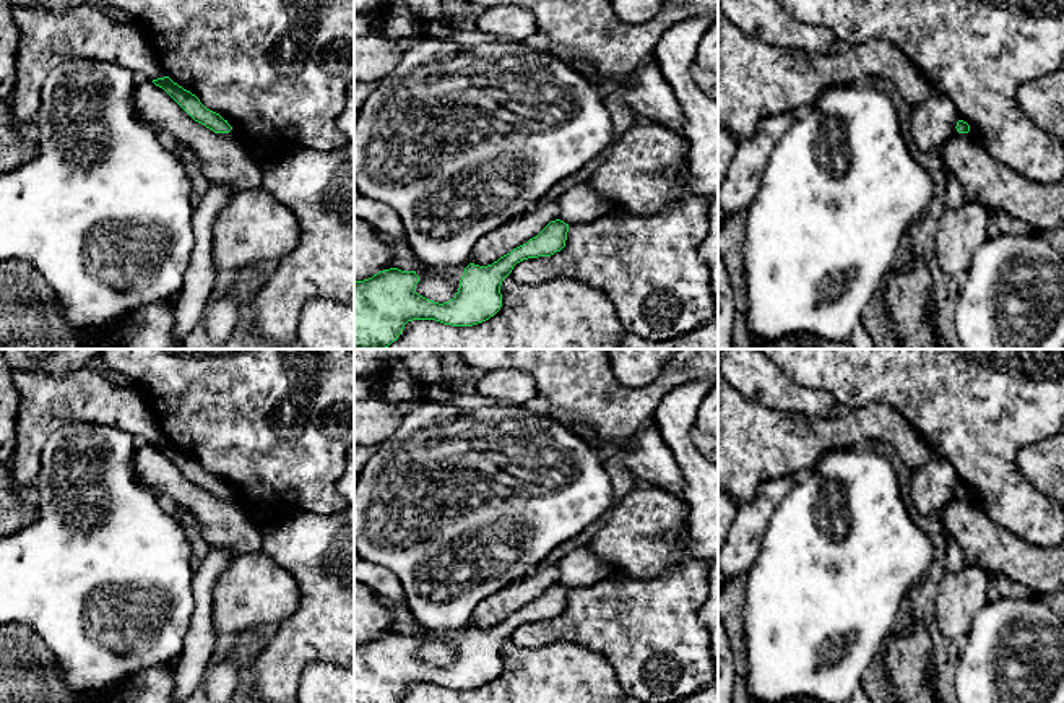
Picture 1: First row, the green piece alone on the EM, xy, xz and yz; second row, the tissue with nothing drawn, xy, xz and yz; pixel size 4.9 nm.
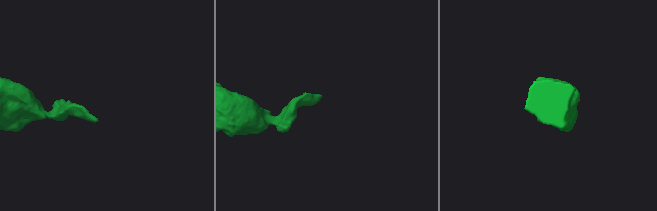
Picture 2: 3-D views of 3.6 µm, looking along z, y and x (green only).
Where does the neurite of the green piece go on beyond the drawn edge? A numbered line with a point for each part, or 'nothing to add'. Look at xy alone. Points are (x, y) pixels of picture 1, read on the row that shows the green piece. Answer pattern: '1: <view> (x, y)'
nothing to add

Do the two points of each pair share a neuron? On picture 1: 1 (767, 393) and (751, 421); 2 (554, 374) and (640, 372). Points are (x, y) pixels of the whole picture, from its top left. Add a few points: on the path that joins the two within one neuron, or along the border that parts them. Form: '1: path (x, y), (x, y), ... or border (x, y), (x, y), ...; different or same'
1: border (735, 388), (754, 401), (798, 414); different
2: border (611, 366), (626, 385), (644, 387), (652, 382); different

